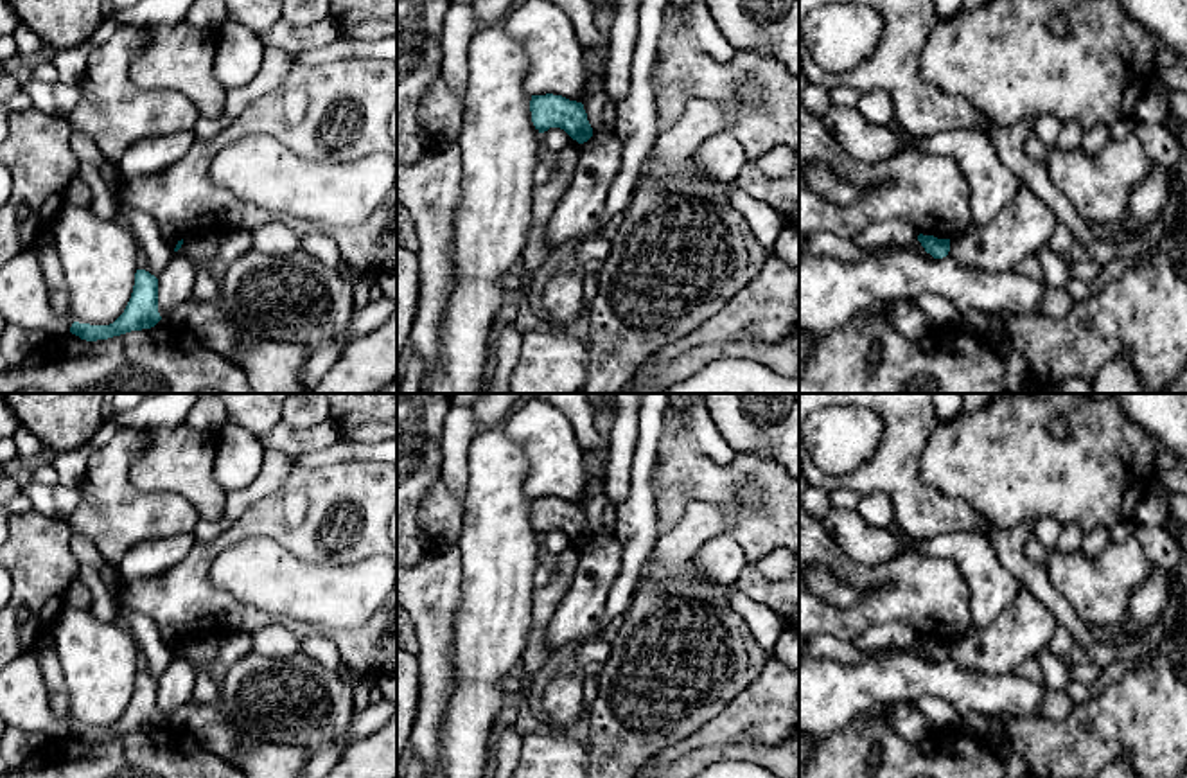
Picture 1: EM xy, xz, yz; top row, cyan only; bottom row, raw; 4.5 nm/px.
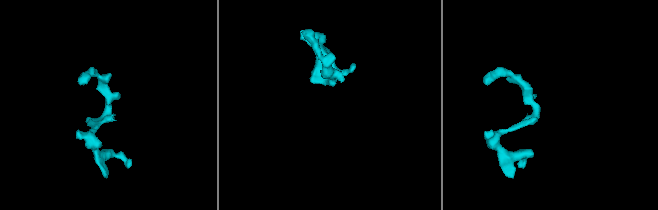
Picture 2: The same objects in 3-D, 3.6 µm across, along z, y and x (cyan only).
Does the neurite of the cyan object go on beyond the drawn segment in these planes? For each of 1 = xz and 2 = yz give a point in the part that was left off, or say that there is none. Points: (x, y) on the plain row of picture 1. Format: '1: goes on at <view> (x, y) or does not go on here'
1: does not go on here
2: does not go on here

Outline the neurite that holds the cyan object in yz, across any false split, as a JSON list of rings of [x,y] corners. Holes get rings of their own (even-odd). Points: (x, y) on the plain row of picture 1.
[[[918,638],[918,643],[925,650],[927,656],[930,656],[934,661],[943,661],[950,654],[950,641],[937,641],[934,638]]]

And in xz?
[[[553,496],[532,498],[530,514],[532,525],[539,535],[550,530],[560,530],[578,546],[593,539],[593,530],[582,505]]]

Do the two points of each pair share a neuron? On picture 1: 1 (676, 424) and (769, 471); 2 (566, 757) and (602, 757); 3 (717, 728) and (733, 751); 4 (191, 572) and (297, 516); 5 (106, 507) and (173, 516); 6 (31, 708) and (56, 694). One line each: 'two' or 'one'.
1: one
2: two
3: two
4: one
5: one
6: two

